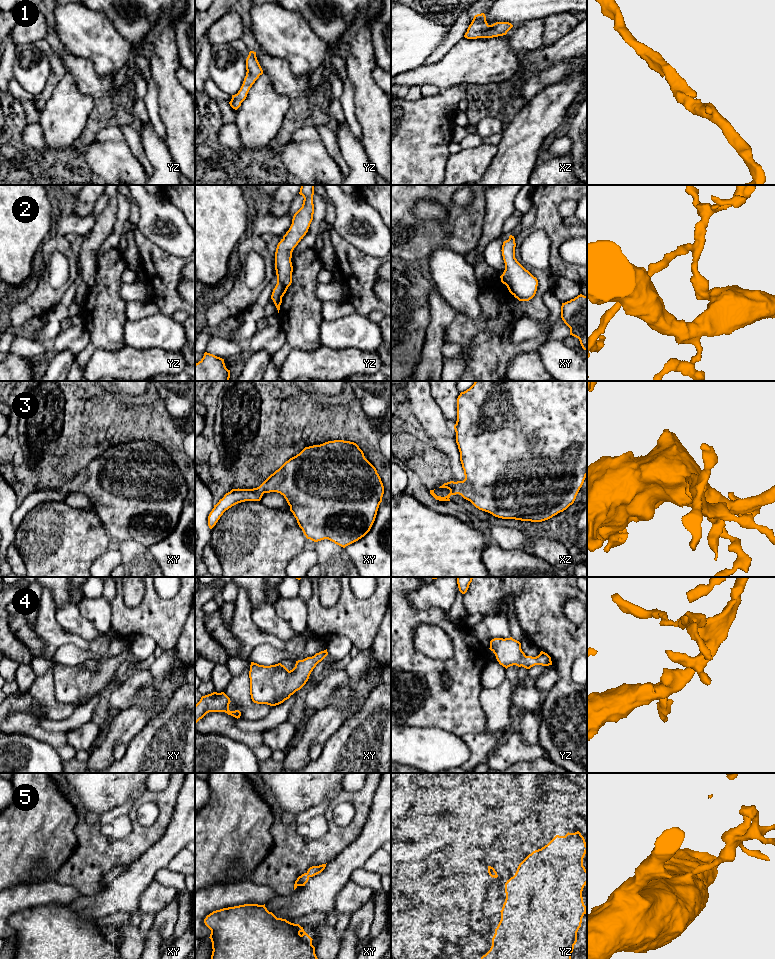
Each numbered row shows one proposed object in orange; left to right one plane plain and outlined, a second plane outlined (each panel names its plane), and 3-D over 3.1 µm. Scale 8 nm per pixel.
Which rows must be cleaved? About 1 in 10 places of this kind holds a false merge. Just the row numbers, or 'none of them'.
none of them

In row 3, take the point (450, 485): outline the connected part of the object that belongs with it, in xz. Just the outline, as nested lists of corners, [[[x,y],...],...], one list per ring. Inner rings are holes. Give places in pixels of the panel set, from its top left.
[[[475,381],[457,398],[454,429],[465,479],[440,486],[450,490],[445,497],[430,490],[436,500],[459,494],[498,518],[548,520],[574,503],[587,476],[587,381]]]

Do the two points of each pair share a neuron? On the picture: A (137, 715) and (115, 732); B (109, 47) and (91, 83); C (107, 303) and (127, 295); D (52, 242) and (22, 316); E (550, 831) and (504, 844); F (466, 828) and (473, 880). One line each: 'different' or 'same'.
A: same
B: different
C: different
D: same
E: same
F: same

